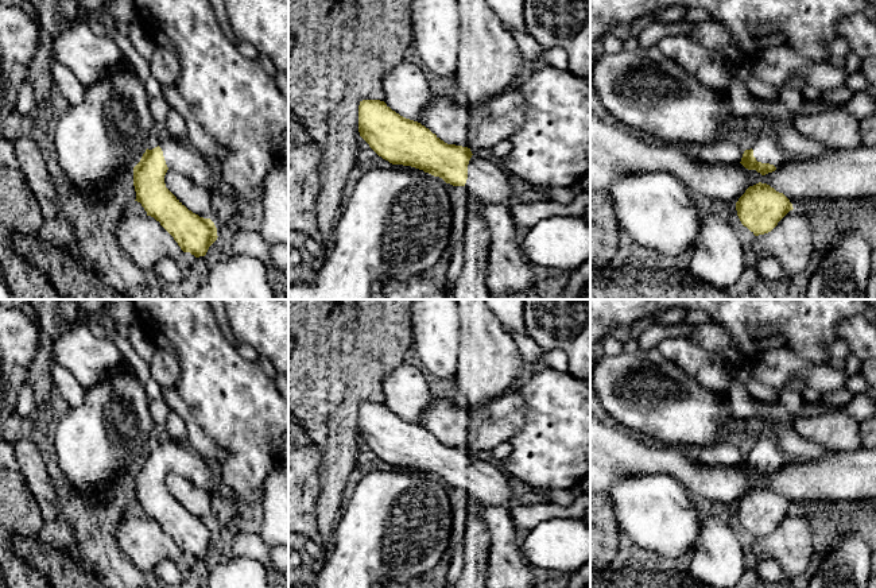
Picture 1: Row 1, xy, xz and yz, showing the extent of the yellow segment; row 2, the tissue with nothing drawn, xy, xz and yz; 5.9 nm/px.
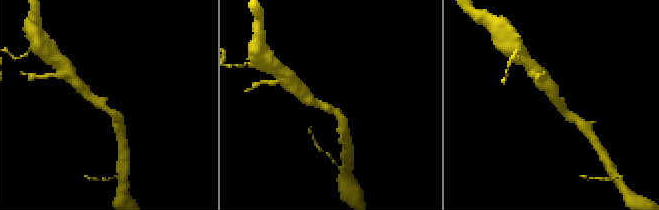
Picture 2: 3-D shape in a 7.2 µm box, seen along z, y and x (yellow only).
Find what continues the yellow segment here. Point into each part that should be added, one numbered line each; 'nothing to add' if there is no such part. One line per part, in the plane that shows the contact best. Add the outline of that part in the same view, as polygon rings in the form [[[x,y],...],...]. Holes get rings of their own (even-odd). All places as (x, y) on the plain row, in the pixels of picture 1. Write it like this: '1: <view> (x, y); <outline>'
1: yz (767, 452); [[[767,433],[760,434],[752,452],[757,464],[774,467],[776,471],[784,469],[788,460],[779,448],[776,438]]]

